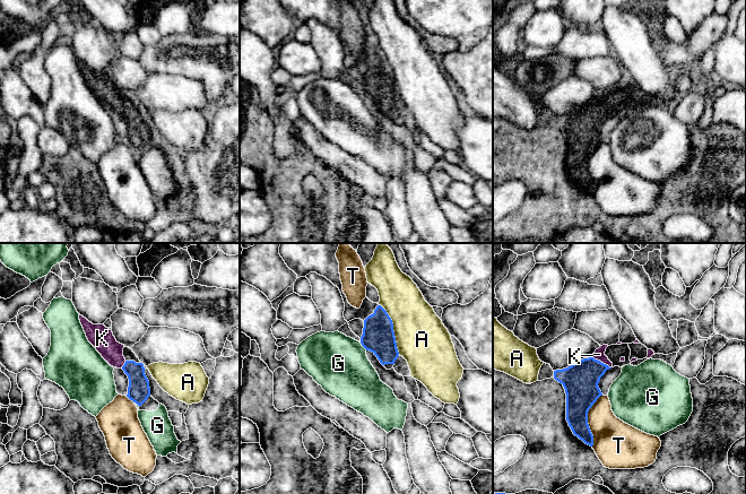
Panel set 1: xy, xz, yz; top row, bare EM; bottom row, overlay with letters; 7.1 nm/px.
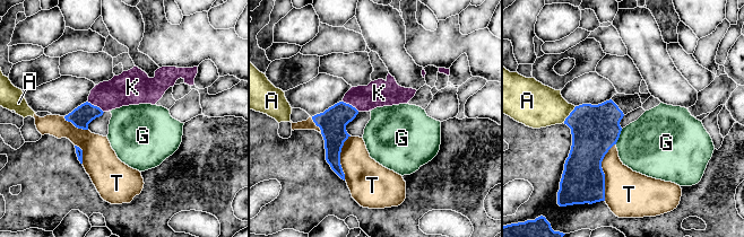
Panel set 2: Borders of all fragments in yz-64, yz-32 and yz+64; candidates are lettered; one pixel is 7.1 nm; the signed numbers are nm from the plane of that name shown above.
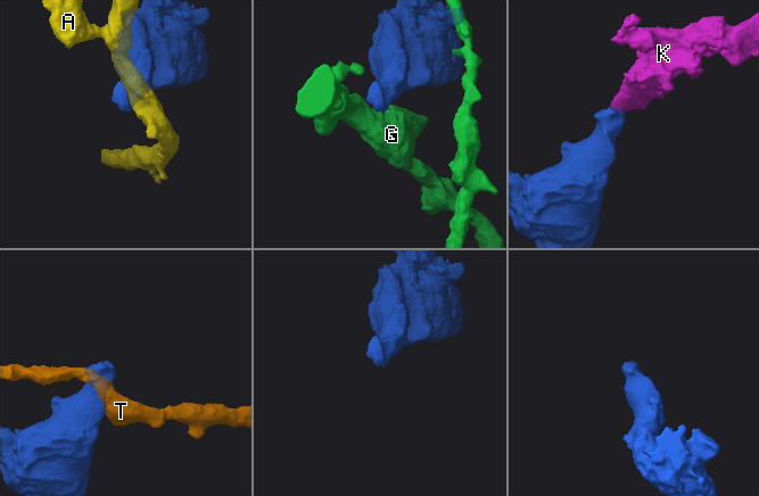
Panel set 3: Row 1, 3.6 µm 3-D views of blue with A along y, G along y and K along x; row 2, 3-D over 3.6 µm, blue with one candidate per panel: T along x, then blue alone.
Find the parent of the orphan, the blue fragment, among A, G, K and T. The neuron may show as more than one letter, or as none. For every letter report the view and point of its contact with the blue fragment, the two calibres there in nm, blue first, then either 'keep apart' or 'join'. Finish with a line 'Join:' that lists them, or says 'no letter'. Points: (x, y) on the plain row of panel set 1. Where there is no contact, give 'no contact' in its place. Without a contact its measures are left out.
A: contact xz (392, 76); calibres 220 and 380 nm; keep apart
G: contact xz (363, 93); calibres 220 and 400 nm; keep apart
K: contact yz (600, 109); calibres 260 and 80 nm; join
T: contact yz (587, 166); calibres 240 and 300 nm; keep apart
Join: K

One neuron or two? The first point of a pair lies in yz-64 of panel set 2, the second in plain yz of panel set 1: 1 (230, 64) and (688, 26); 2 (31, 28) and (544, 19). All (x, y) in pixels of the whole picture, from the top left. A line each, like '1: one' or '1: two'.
1: two
2: one

